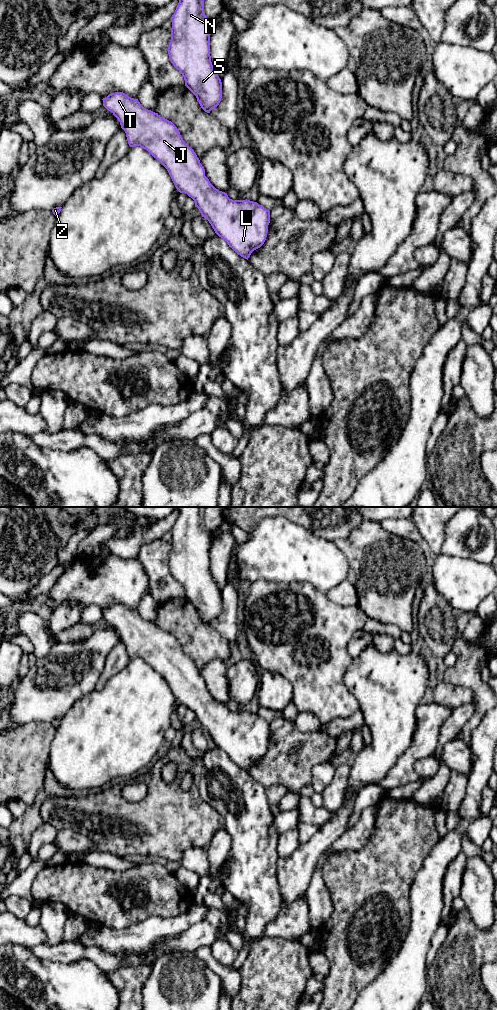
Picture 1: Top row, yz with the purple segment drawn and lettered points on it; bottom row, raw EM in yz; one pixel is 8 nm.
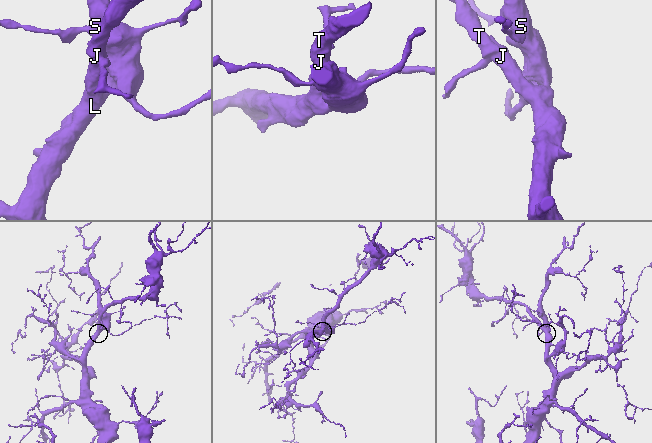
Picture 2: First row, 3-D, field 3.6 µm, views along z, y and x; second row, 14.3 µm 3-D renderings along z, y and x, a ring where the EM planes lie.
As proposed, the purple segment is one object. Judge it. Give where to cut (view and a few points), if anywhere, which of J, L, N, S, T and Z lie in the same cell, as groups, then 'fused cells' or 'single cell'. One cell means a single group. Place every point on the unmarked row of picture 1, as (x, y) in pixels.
cut none; groups J L N S T Z; single cell

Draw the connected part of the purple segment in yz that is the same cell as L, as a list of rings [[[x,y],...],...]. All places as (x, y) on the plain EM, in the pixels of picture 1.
[[[115,604],[103,610],[103,618],[118,631],[125,643],[130,659],[146,661],[168,683],[176,701],[195,714],[202,727],[238,767],[248,772],[251,765],[260,760],[267,749],[270,723],[250,712],[232,712],[227,705],[216,701],[205,688],[205,681],[194,662],[180,647],[177,639],[158,625],[144,620],[138,611],[123,604]]]

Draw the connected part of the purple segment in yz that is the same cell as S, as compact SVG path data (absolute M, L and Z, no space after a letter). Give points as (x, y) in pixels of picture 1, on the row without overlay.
M178 507L178 509L179 515L171 529L169 572L184 589L185 598L196 608L201 620L210 625L221 613L222 594L211 574L211 532L206 529L204 524L206 507Z

